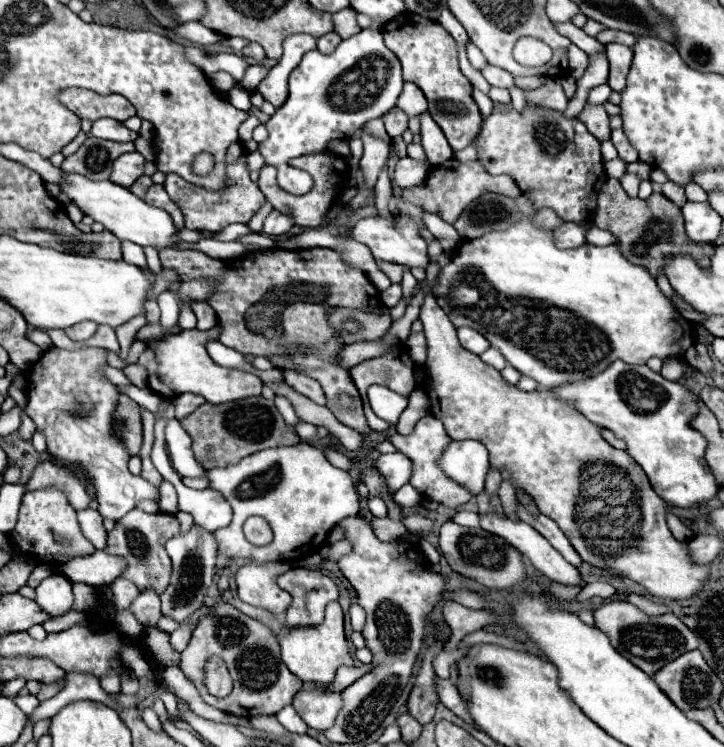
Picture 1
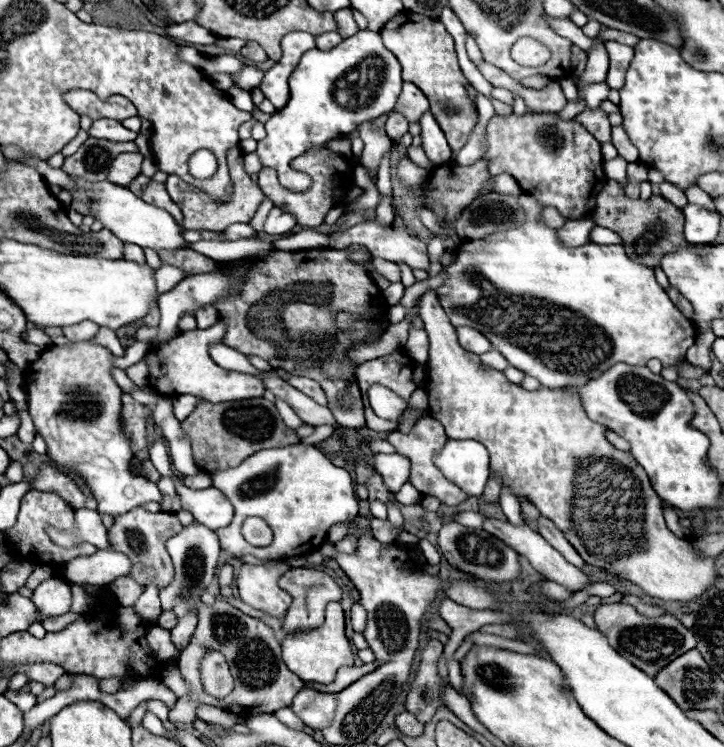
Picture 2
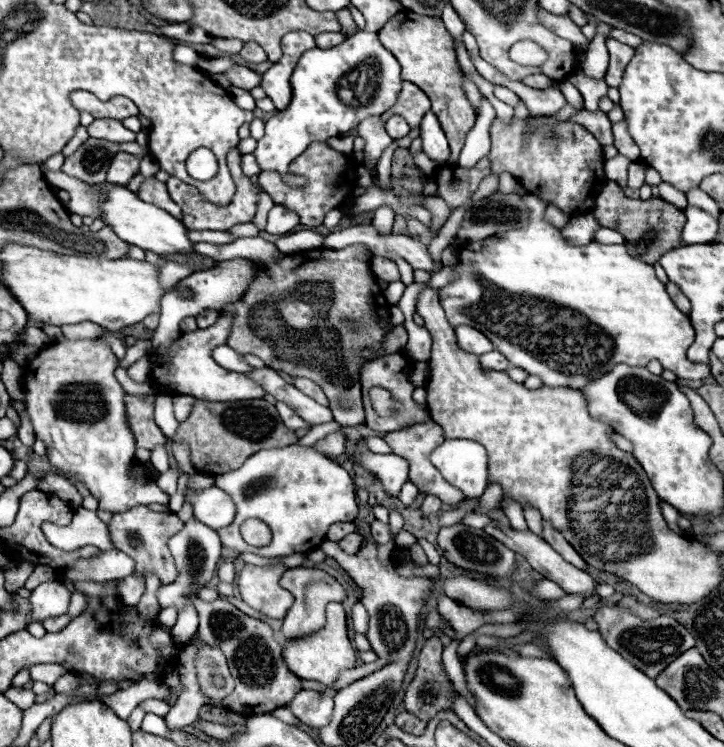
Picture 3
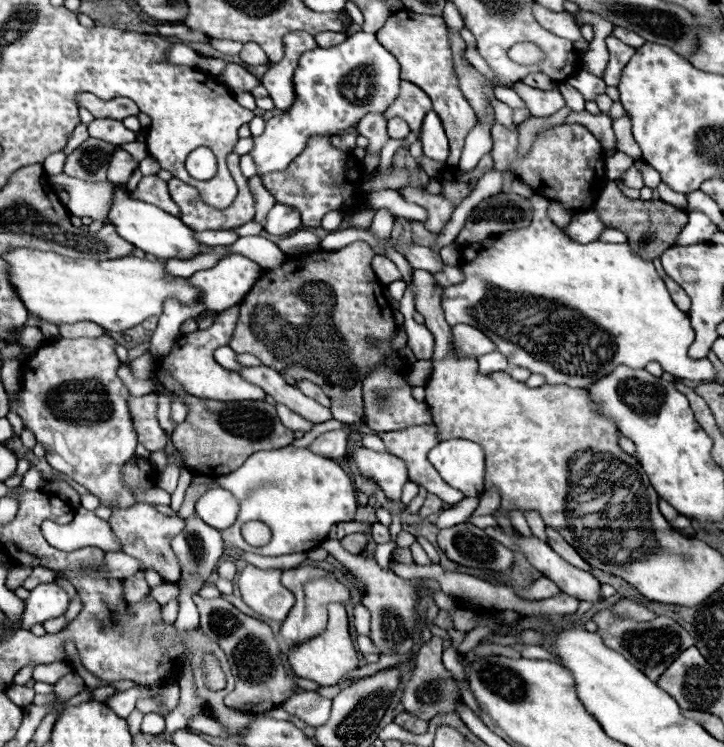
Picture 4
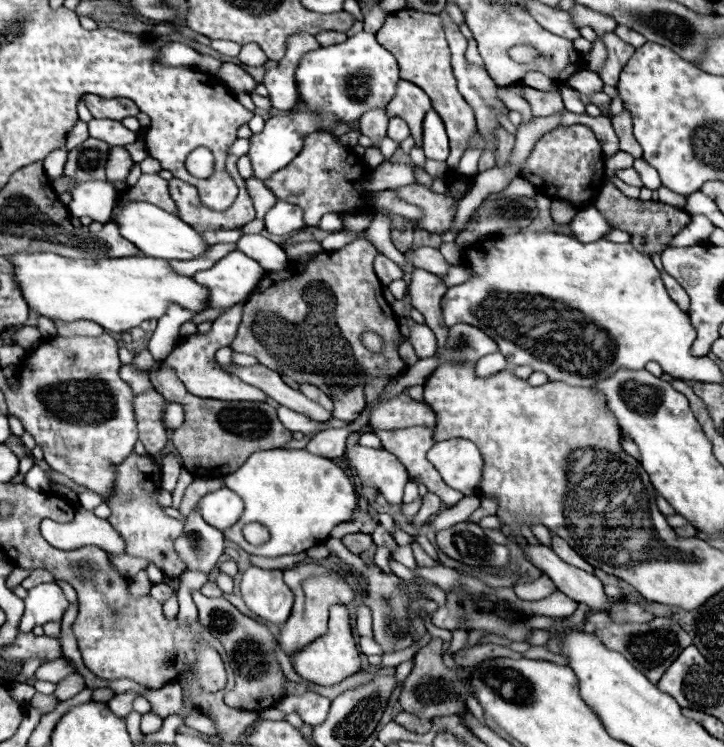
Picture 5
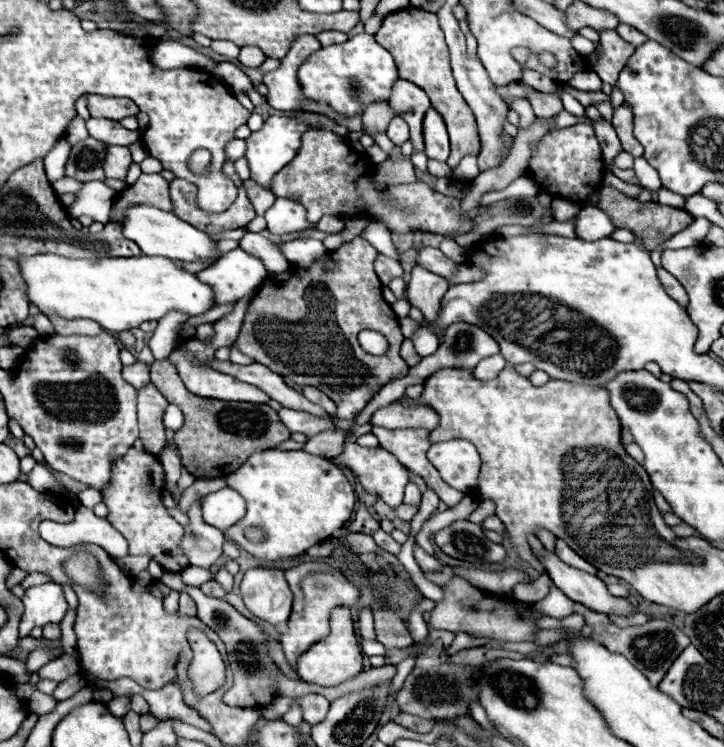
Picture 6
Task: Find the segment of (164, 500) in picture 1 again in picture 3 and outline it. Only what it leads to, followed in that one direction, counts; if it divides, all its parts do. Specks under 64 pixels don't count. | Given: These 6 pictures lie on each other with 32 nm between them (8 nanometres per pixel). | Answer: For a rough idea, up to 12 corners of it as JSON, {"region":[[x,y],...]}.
{"region":[[172,464],[158,476],[158,484],[166,494],[176,492],[180,470]]}

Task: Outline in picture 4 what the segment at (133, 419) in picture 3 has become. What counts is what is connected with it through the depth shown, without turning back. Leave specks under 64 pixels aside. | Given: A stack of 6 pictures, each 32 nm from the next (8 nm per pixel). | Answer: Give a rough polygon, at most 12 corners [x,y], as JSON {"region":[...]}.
{"region":[[158,394],[130,398],[138,442],[156,452],[168,436],[160,428]]}

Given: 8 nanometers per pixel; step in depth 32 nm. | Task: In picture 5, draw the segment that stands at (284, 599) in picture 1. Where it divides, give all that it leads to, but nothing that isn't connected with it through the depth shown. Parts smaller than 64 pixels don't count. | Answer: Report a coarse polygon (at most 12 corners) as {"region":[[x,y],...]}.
{"region":[[248,568],[240,582],[246,606],[284,624],[294,596],[282,570]]}

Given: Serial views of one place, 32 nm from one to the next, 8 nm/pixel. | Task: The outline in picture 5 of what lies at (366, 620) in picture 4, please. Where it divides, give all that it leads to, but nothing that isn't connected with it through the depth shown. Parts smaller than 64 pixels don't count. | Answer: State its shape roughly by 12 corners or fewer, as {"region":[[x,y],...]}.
{"region":[[366,606],[356,612],[358,634],[372,638],[372,614]]}

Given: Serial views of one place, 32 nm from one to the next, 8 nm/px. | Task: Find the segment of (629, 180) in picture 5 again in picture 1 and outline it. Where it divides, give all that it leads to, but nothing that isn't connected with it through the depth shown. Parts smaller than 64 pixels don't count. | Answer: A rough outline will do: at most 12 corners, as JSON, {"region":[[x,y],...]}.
{"region":[[633,162],[627,171],[640,180],[648,180],[652,166],[646,162]]}

